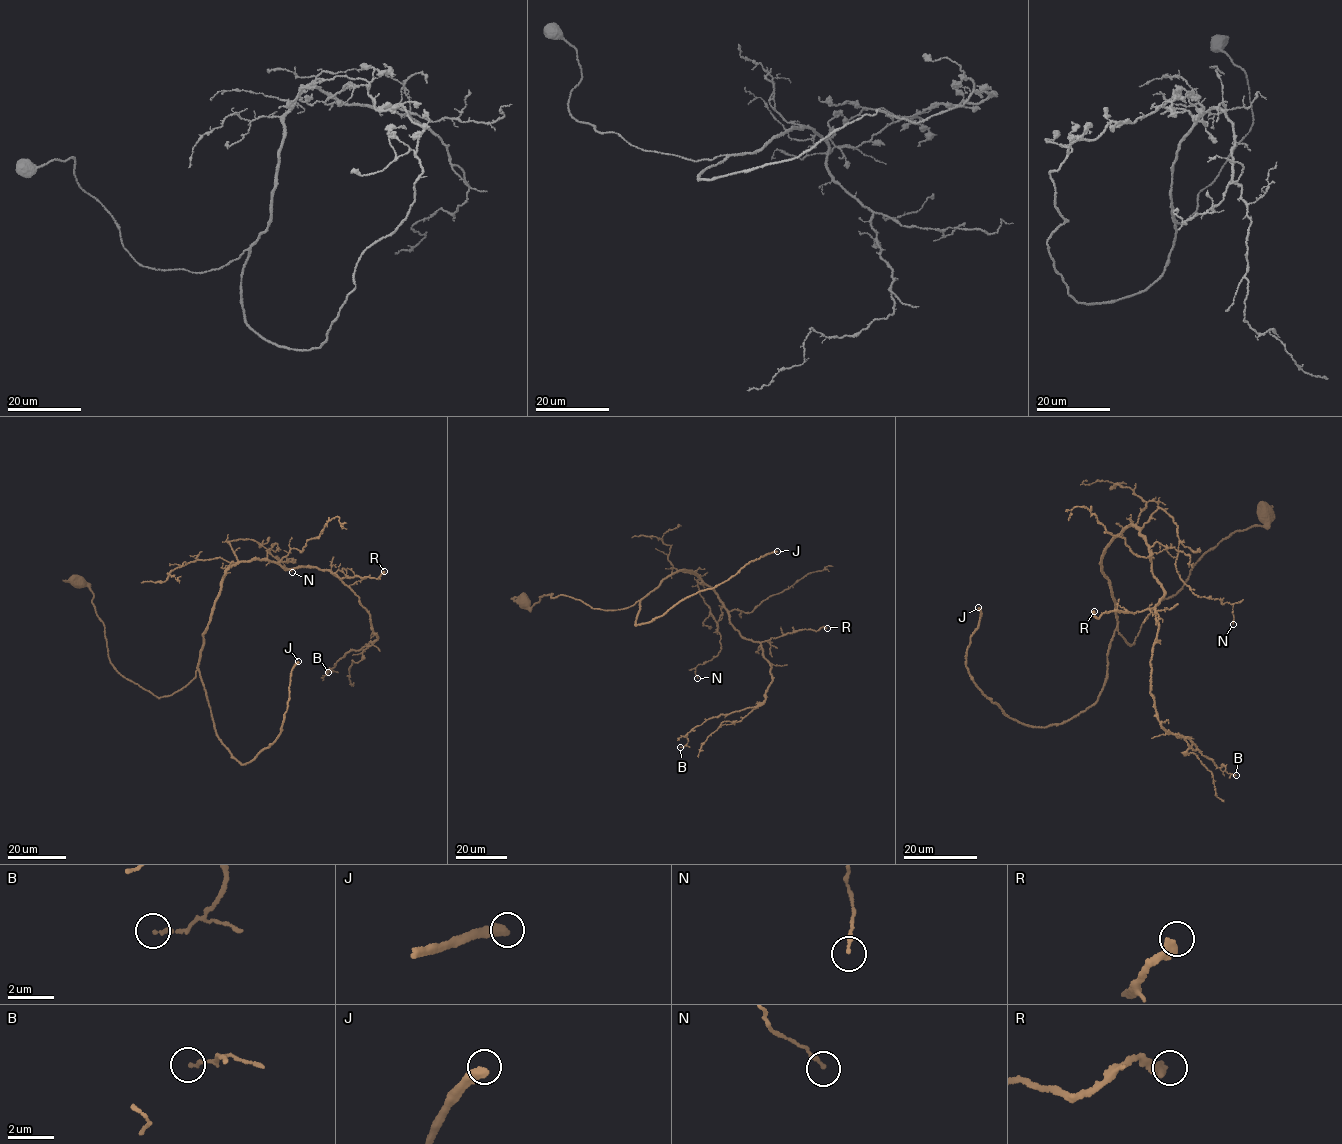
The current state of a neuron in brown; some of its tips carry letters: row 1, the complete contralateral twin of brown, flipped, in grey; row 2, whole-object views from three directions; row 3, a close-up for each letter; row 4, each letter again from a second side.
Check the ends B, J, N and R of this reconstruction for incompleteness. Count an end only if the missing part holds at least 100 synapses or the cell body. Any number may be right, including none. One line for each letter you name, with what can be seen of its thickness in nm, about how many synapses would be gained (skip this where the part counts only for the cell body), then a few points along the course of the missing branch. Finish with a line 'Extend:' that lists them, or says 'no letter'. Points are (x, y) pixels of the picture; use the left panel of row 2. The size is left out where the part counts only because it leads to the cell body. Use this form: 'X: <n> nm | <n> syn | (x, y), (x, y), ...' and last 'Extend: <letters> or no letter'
J: 400 nm | 350 syn | (298, 661), (313, 629), (309, 599), (300, 577), (263, 538), (209, 556), (180, 588)
Extend: J

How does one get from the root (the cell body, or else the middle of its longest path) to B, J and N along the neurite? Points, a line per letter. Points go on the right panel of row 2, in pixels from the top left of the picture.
B: (1267, 515), (1202, 556), (1130, 646), (1101, 565), (1135, 526), (1164, 591), (1151, 661), (1161, 728), (1236, 775)
J: (1267, 515), (1202, 556), (1133, 644), (1117, 625), (1098, 699), (1060, 724), (1015, 720), (973, 681), (978, 607)
N: (1267, 515), (1202, 556), (1130, 646), (1103, 550), (1164, 509), (1179, 576), (1231, 604), (1233, 624)

